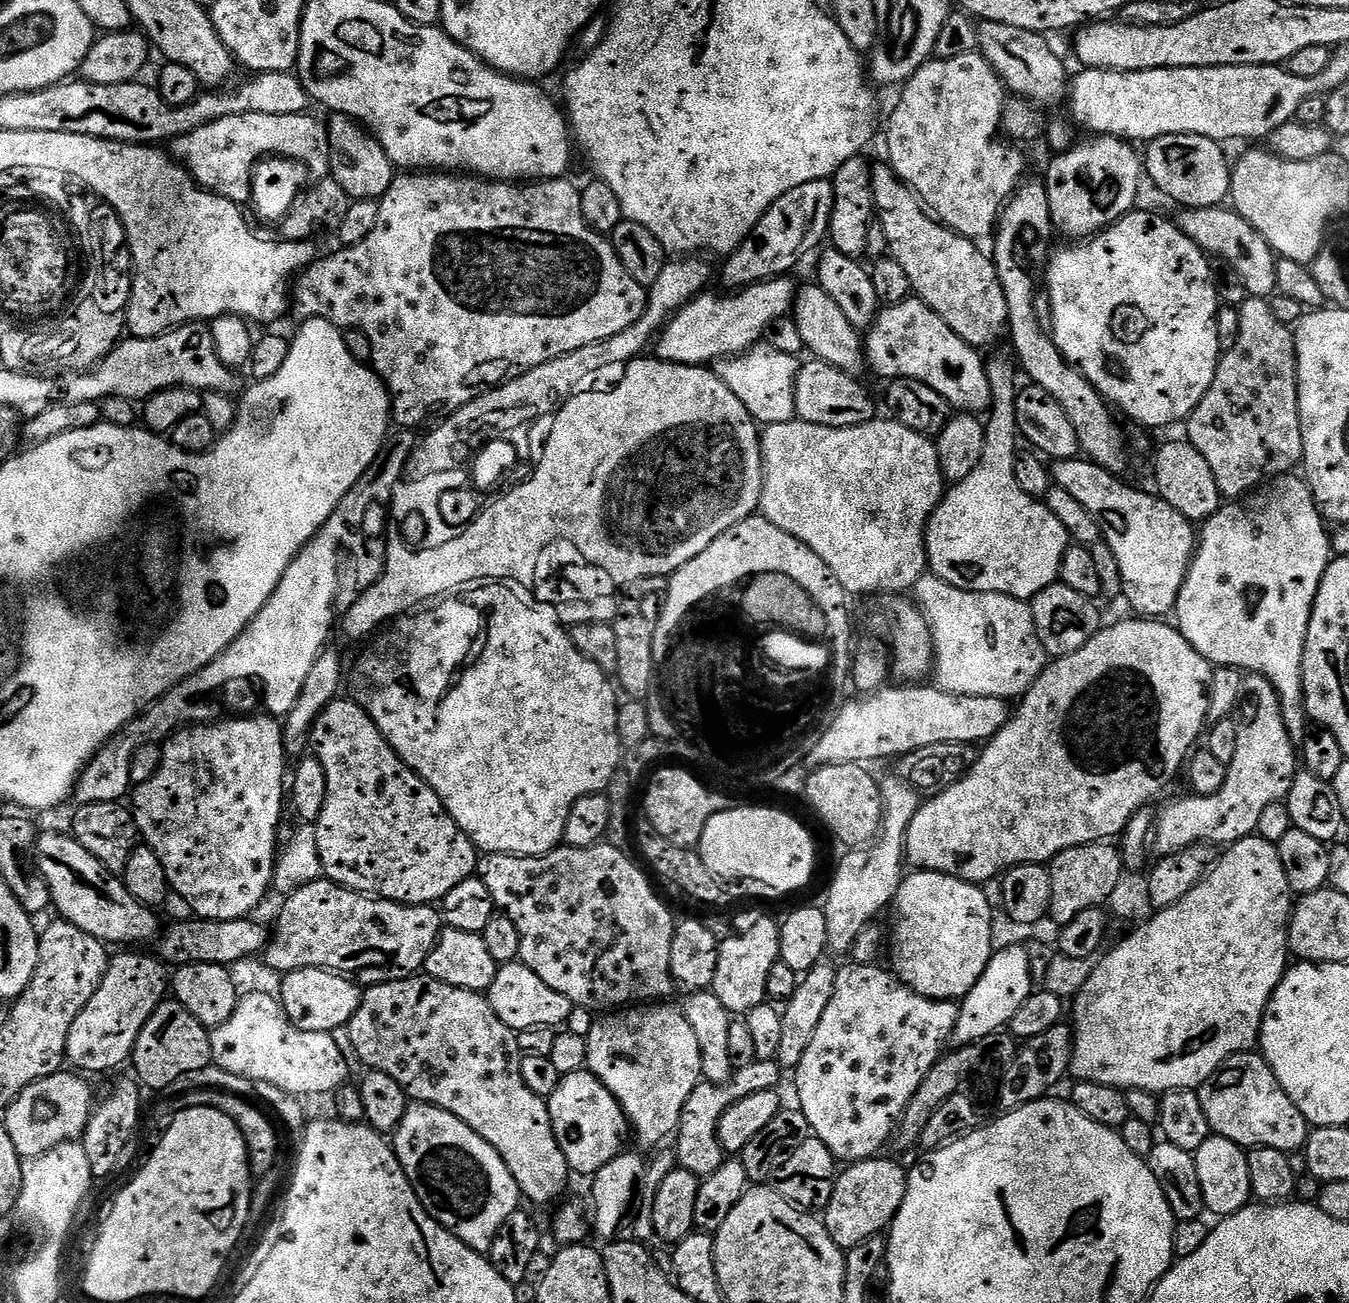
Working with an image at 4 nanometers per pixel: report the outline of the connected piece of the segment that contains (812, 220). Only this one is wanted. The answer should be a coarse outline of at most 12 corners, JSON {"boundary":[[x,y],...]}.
{"boundary":[[831,179],[782,194],[724,264],[728,290],[789,275],[828,235]]}

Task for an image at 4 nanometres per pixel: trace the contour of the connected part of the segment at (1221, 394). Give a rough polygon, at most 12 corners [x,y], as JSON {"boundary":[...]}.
{"boundary":[[1264,298],[1186,421],[1224,498],[1304,455],[1296,342]]}

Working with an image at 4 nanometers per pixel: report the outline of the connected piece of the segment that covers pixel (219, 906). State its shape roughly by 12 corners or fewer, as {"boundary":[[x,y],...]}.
{"boundary":[[271,715],[185,726],[131,811],[202,920],[270,892]]}

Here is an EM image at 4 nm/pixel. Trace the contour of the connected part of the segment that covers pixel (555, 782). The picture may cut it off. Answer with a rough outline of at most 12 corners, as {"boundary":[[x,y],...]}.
{"boundary":[[504,582],[391,621],[350,696],[484,854],[621,767],[617,689]]}

